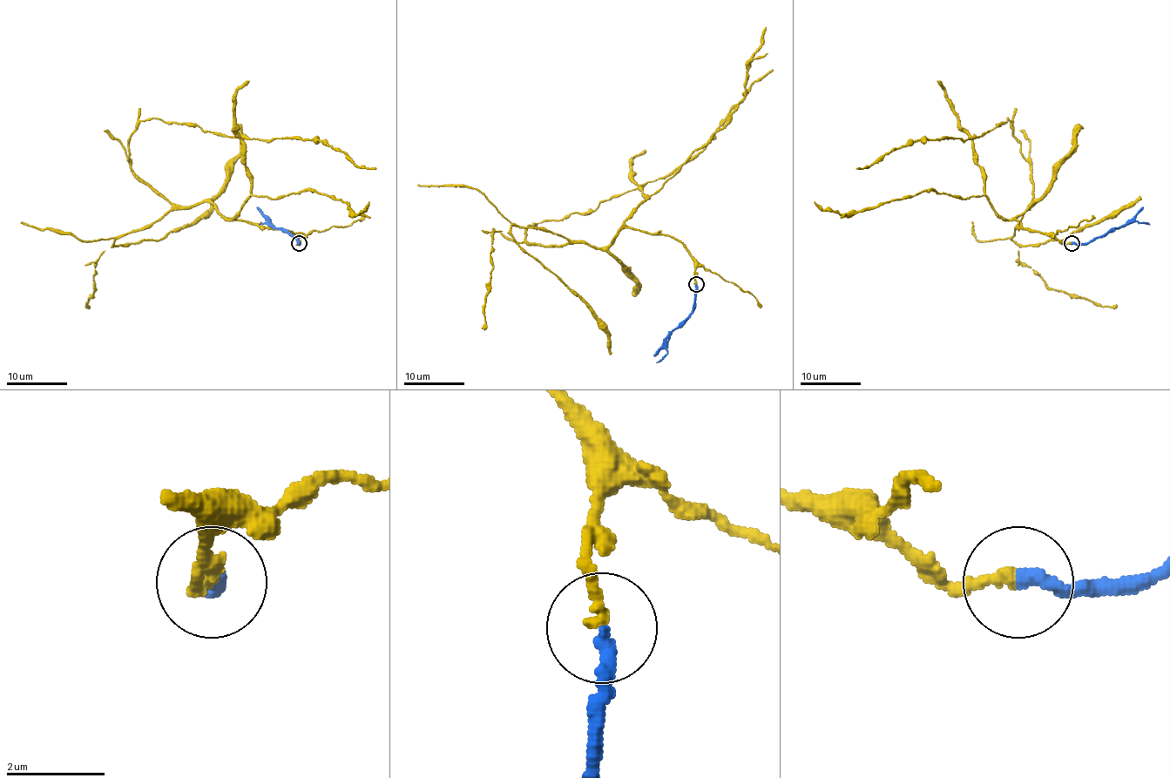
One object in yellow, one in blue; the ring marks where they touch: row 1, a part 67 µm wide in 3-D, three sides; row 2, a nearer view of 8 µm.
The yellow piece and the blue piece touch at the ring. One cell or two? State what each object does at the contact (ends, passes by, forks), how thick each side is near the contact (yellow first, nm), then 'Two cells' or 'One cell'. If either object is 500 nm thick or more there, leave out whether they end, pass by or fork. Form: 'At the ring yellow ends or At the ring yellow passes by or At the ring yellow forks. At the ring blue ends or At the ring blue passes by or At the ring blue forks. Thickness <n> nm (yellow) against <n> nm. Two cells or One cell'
At the ring yellow ends. At the ring blue ends. Thickness 280 nm (yellow) against 300 nm. One cell

